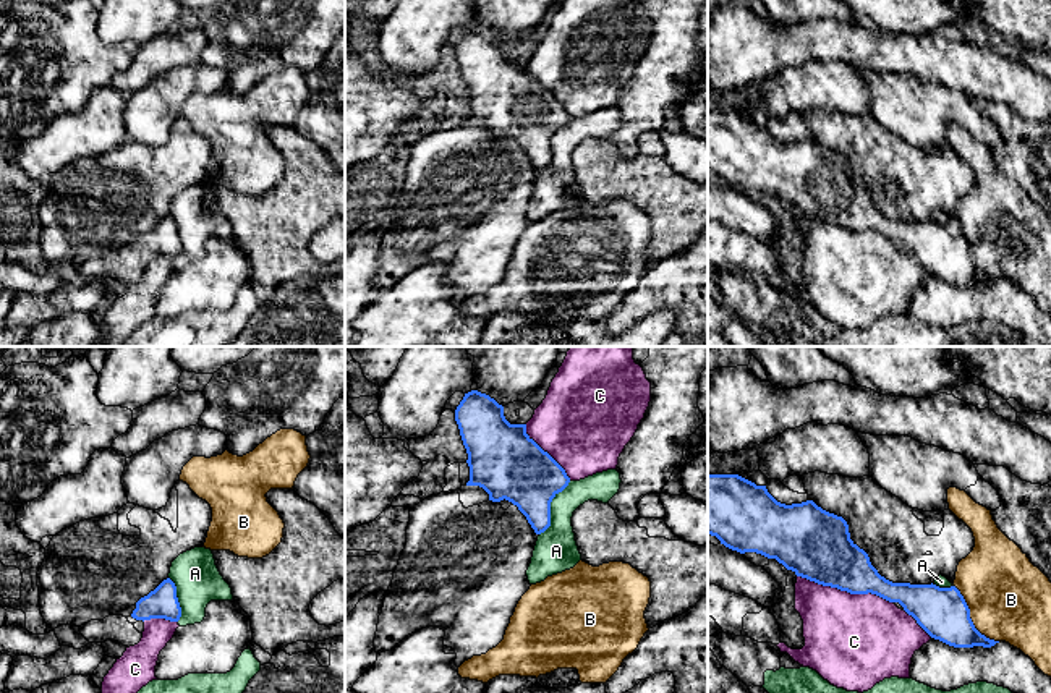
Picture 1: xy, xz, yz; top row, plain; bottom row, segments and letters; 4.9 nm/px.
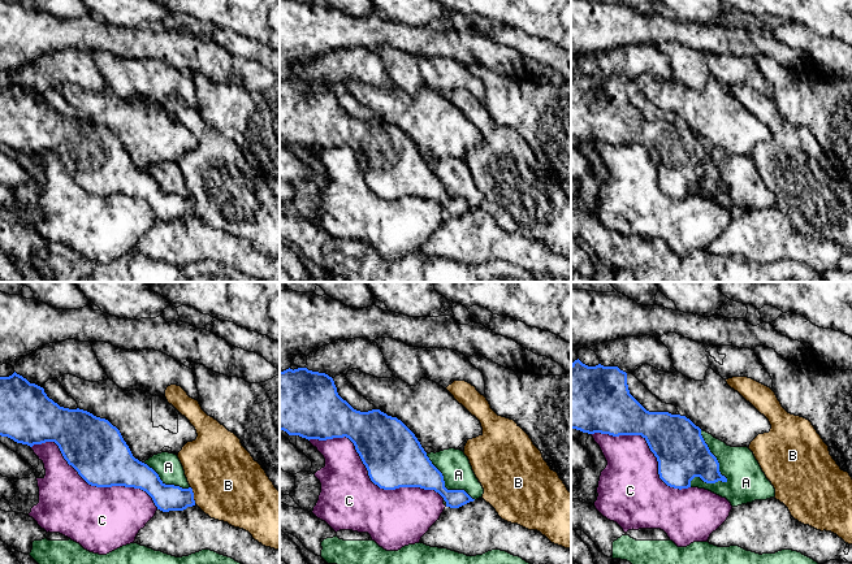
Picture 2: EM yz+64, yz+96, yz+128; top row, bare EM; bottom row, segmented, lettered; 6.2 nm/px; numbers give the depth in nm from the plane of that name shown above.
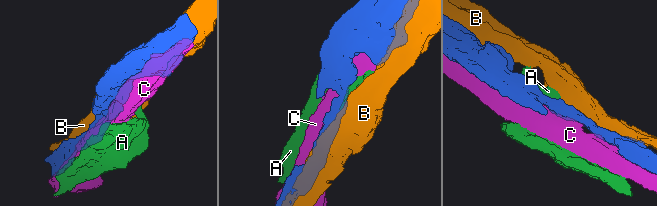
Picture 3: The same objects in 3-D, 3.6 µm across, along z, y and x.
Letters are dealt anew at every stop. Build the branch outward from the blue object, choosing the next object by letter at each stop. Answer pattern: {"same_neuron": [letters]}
{"same_neuron": []}

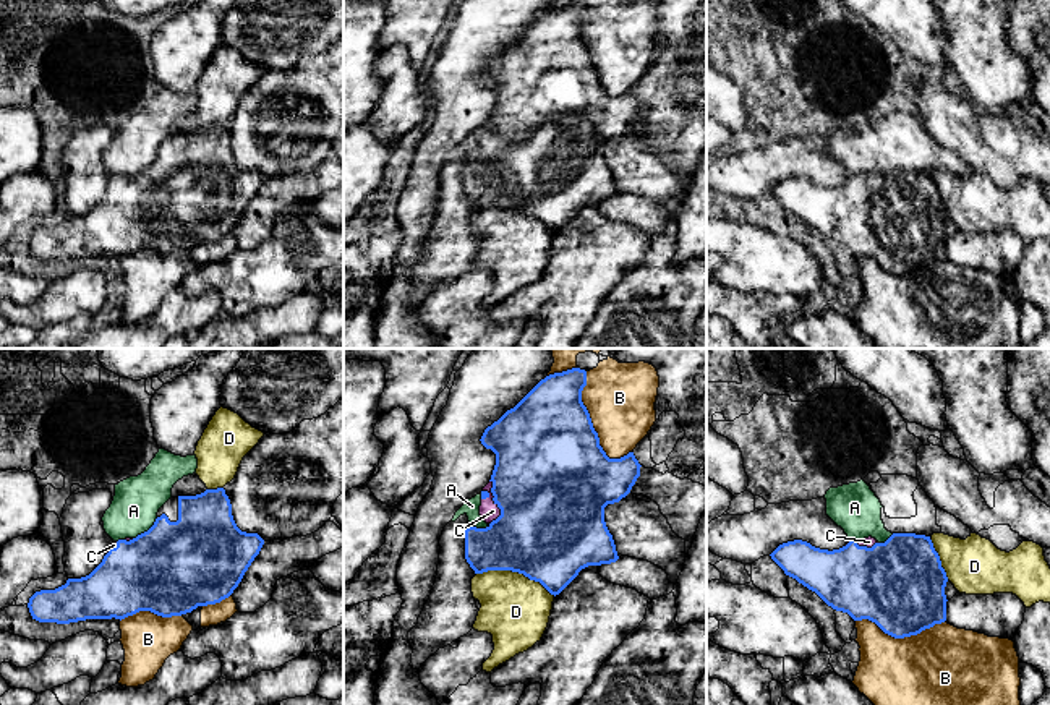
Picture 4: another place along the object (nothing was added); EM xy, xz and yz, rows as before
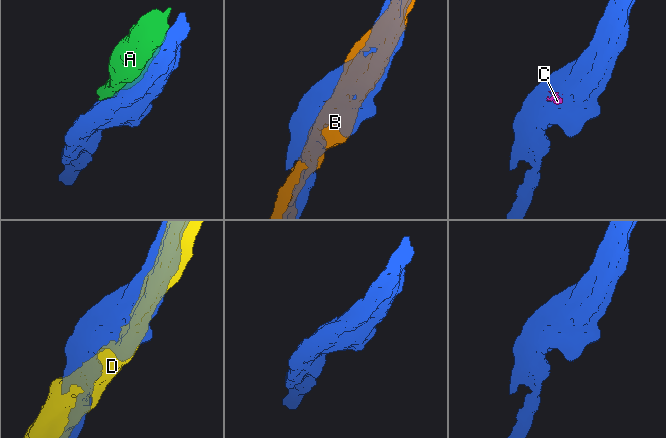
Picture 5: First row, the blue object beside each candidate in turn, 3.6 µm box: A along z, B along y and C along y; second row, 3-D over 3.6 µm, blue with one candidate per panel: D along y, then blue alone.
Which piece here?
{"same_neuron": ["C"]}

